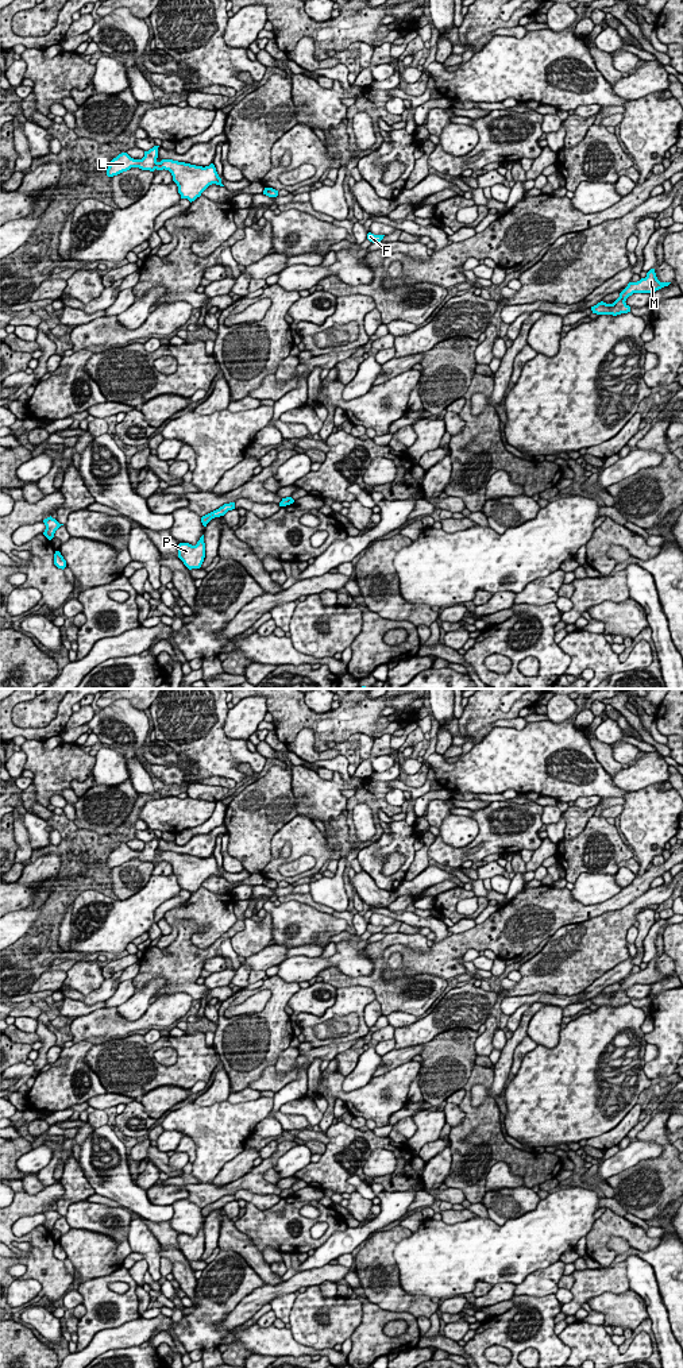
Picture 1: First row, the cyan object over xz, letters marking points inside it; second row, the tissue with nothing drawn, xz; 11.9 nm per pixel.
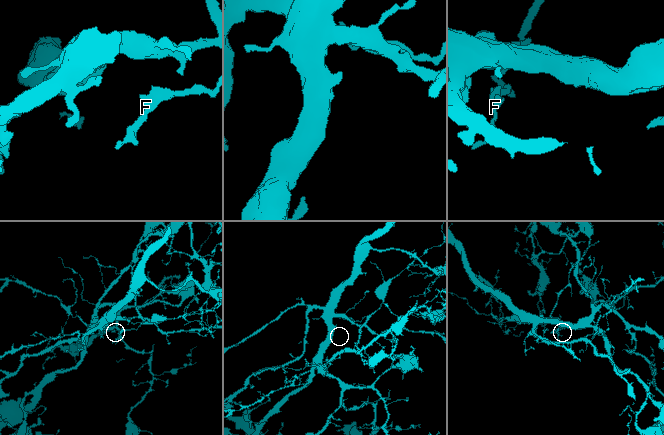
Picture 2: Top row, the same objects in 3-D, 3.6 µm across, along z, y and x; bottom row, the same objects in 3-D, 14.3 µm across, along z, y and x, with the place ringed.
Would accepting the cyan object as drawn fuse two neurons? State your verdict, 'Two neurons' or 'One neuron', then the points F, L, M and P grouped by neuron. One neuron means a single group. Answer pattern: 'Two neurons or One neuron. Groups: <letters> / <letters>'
One neuron. Groups: F L M P

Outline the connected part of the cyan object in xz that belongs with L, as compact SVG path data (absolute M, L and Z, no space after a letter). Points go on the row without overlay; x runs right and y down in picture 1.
M154 837L148 843L144 843L144 848L142 851L134 851L127 844L119 845L109 853L107 867L113 868L130 862L131 859L139 859L150 863L165 860L171 864L181 890L188 890L190 894L200 889L201 885L212 875L224 878L213 855L202 859L173 851L162 851L158 853L158 839L159 837Z

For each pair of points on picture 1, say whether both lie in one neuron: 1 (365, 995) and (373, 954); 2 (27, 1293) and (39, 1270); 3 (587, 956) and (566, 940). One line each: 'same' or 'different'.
1: different
2: different
3: same

